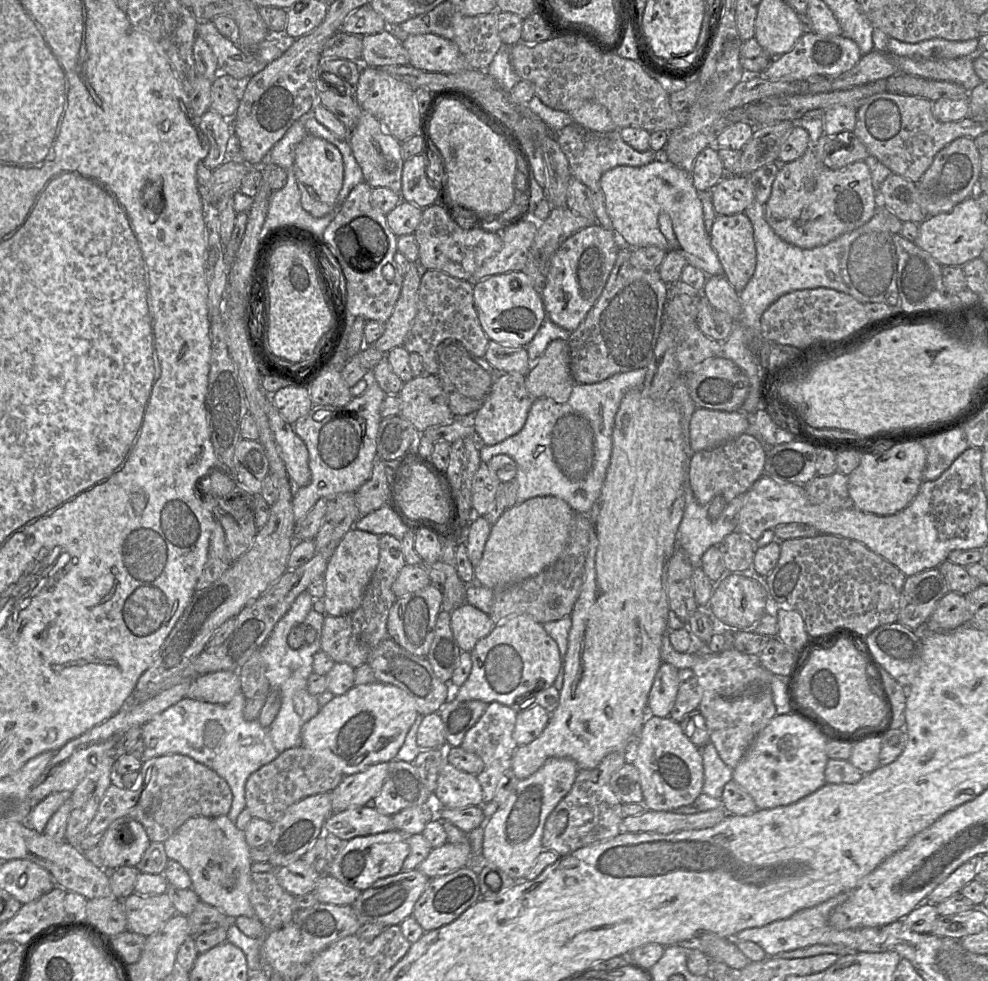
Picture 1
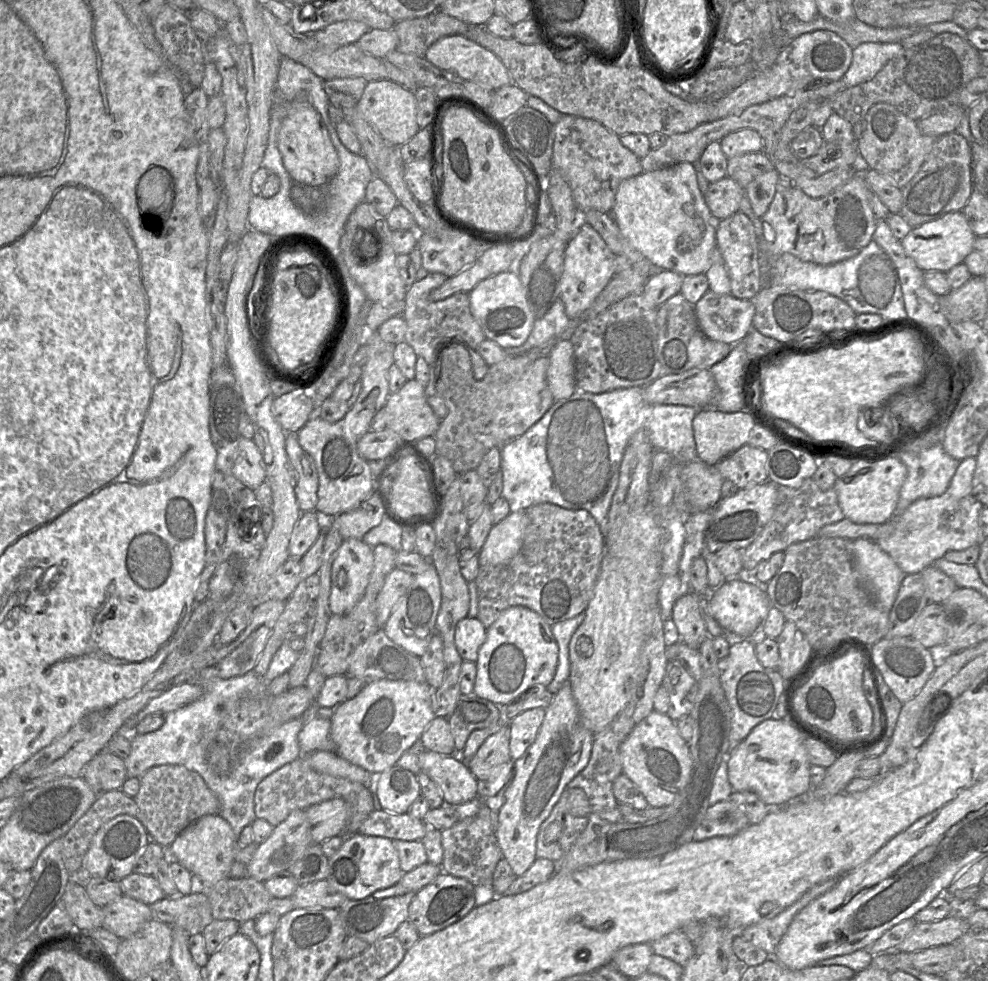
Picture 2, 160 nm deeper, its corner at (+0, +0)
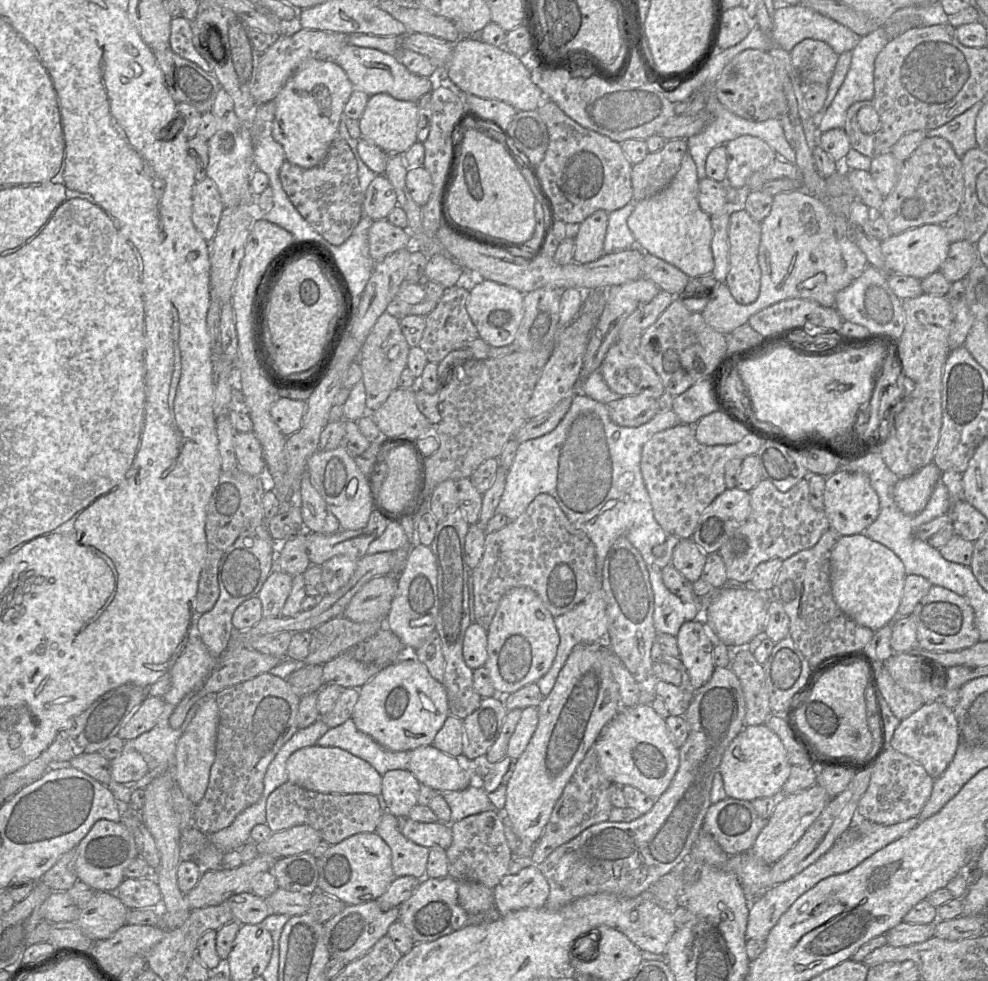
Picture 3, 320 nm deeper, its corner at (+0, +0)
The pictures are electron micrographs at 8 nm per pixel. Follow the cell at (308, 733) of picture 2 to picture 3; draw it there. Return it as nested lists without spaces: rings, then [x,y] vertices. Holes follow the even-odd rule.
[[[350,718],[330,728],[316,745],[338,747],[373,766],[381,776],[391,770],[408,770],[411,751],[394,752],[379,745],[372,737],[359,731]]]

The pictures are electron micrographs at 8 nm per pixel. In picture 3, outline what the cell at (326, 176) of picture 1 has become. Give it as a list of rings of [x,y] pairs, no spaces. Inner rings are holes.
[[[307,59],[298,67],[274,99],[272,136],[282,145],[286,161],[306,169],[322,163],[353,90],[346,72],[332,60]]]

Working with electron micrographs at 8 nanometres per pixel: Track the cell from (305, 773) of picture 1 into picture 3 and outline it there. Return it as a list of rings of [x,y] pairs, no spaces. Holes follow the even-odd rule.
[[[290,781],[276,788],[266,802],[266,822],[273,832],[308,825],[331,846],[364,832],[376,832],[382,818],[378,797],[372,794],[324,794],[302,788]]]

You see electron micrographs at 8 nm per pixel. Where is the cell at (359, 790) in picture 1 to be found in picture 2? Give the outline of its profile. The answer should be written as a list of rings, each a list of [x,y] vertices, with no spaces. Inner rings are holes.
[[[333,798],[306,810],[313,844],[321,845],[334,836],[342,835],[349,817],[349,806],[342,798]]]

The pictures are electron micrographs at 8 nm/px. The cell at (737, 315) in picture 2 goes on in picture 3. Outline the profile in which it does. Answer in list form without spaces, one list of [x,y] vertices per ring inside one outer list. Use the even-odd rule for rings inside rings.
[[[804,189],[781,192],[774,196],[771,211],[769,215],[761,222],[761,241],[760,241],[759,252],[758,252],[758,261],[761,268],[761,288],[760,288],[760,294],[754,303],[751,303],[749,305],[739,304],[734,299],[727,284],[725,283],[719,283],[713,290],[705,291],[705,293],[709,294],[709,298],[708,298],[709,302],[707,303],[707,305],[705,306],[701,314],[705,322],[715,331],[720,332],[724,335],[729,334],[730,332],[734,331],[738,327],[748,323],[750,317],[756,314],[757,312],[775,303],[778,303],[780,301],[787,300],[787,299],[793,299],[793,298],[809,299],[825,307],[836,308],[837,294],[841,290],[848,287],[858,277],[860,277],[864,272],[864,270],[869,265],[866,255],[862,252],[862,250],[858,247],[858,245],[853,239],[853,227],[850,224],[850,222],[844,216],[834,214],[822,200],[808,193]]]

